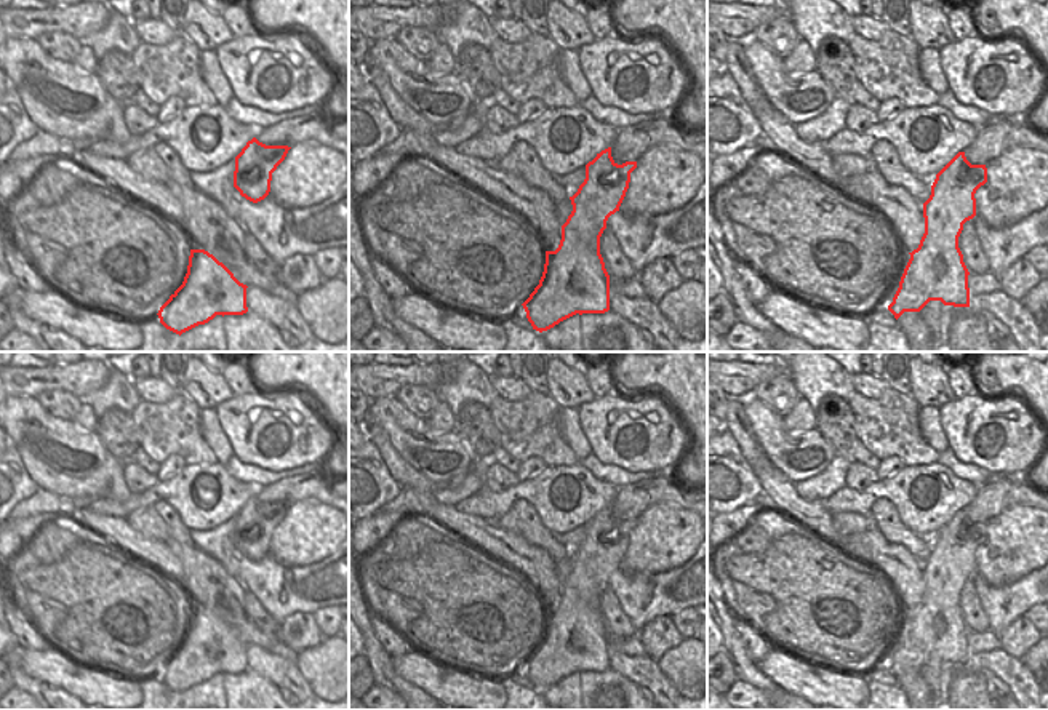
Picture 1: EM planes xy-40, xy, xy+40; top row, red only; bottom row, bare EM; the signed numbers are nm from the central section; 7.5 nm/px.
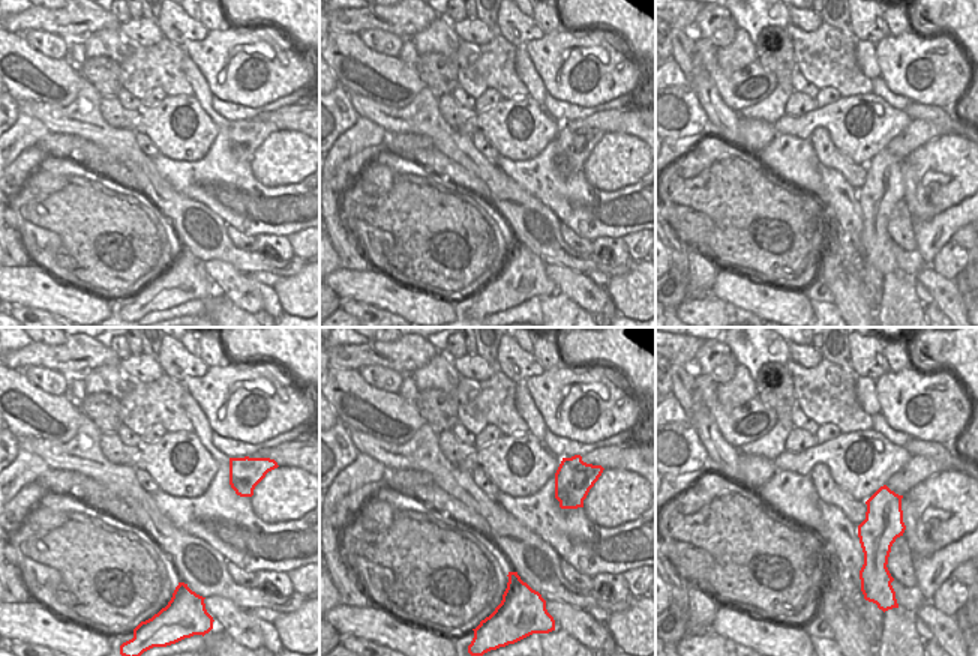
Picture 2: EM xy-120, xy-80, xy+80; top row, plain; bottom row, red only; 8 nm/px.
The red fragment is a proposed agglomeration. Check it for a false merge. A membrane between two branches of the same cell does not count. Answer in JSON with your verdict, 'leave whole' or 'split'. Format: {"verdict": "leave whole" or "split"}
{"verdict": "split"}

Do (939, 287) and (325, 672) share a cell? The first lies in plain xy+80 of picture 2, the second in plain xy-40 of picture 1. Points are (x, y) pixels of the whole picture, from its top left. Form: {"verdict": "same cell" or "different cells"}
{"verdict": "different cells"}

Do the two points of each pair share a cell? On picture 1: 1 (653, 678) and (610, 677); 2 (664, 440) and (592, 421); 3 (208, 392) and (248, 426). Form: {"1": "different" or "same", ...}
{"1": "different", "2": "same", "3": "different"}

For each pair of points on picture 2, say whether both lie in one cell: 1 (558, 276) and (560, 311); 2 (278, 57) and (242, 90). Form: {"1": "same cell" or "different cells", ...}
{"1": "different cells", "2": "same cell"}

